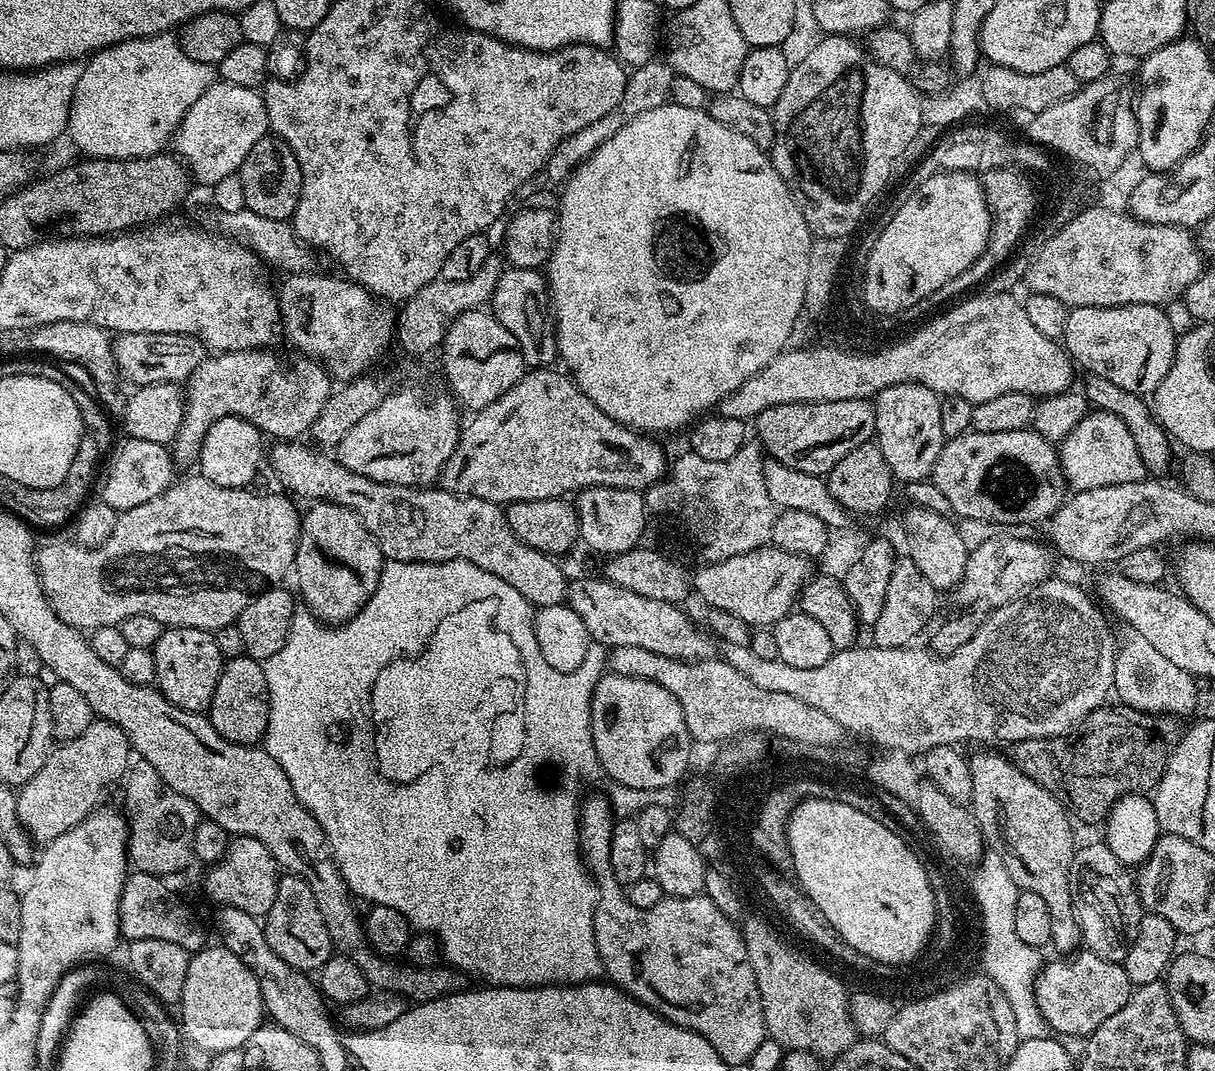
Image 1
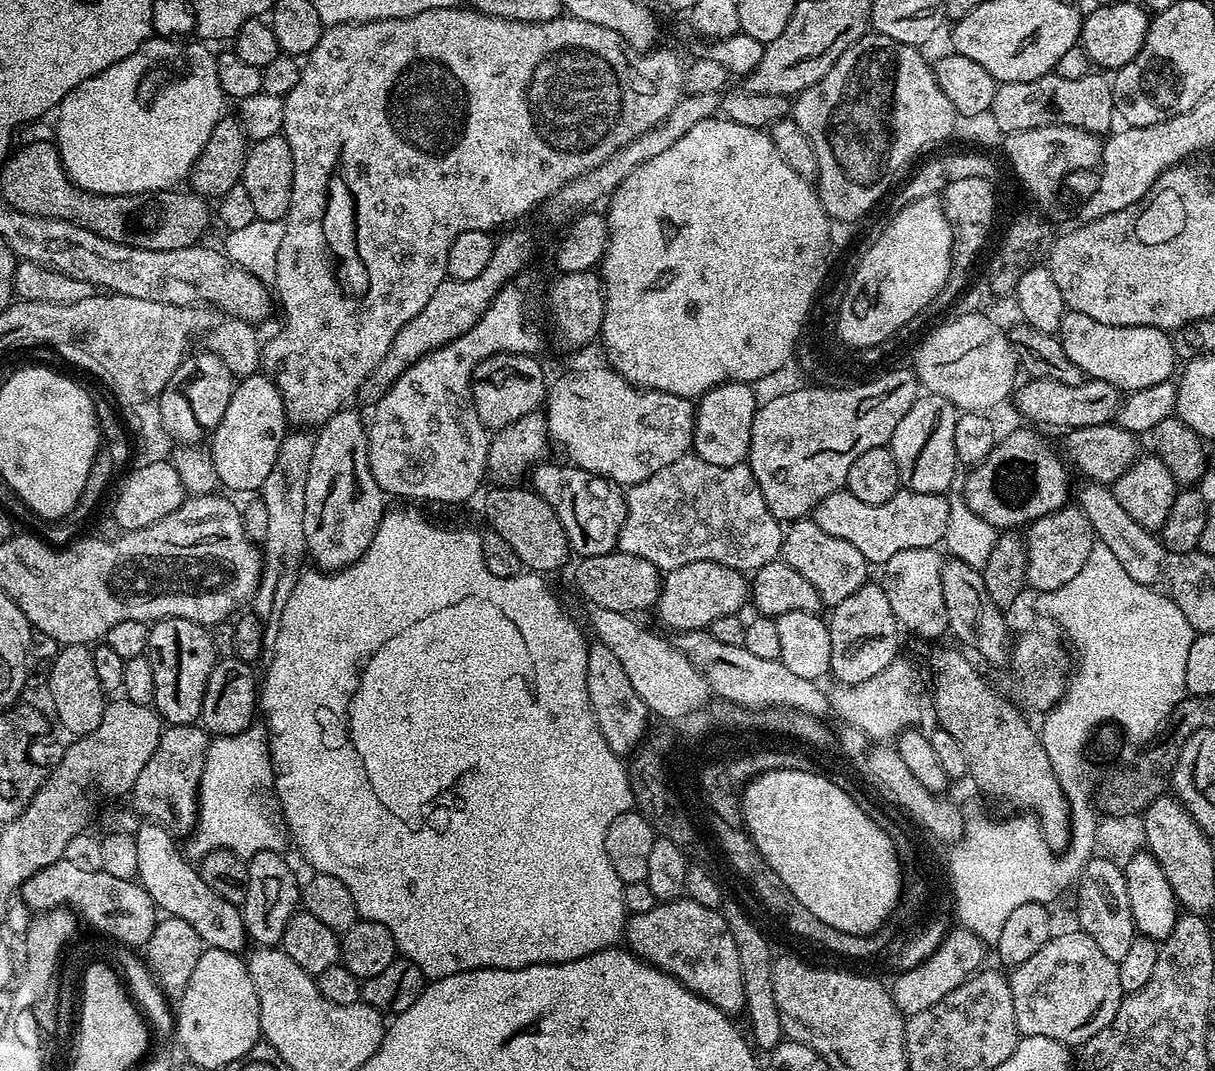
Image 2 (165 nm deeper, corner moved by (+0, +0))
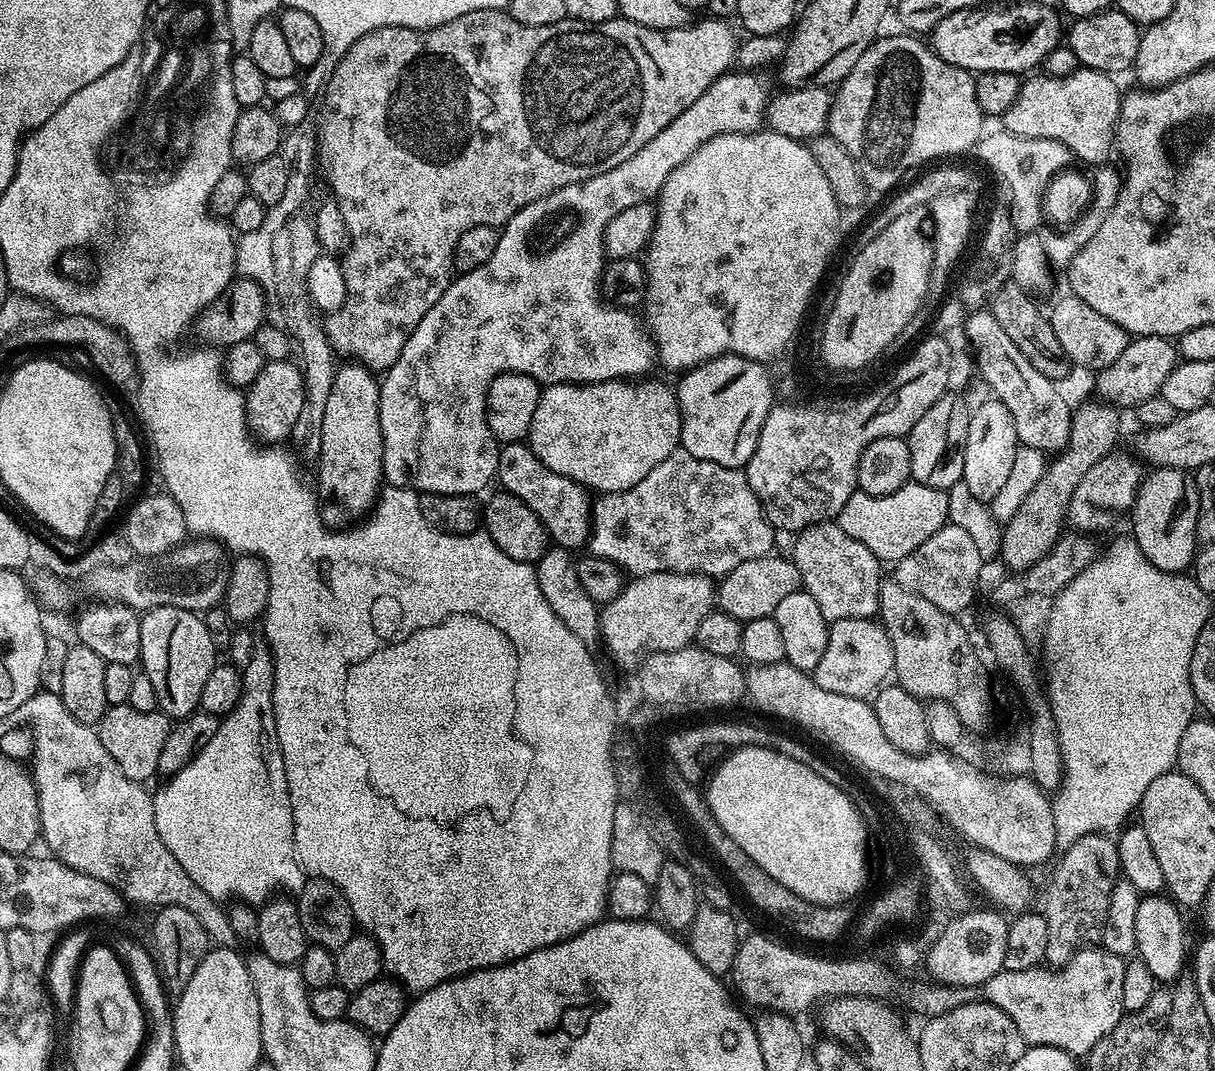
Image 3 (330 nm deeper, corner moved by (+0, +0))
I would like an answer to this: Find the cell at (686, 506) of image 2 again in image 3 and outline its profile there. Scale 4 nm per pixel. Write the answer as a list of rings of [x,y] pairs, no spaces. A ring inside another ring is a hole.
[[[683,450],[672,452],[666,462],[658,462],[638,486],[630,486],[625,492],[597,495],[590,508],[591,555],[601,556],[636,576],[651,572],[698,572],[709,578],[723,578],[734,566],[769,555],[773,551],[772,535],[774,529],[750,486],[747,471],[699,460]]]

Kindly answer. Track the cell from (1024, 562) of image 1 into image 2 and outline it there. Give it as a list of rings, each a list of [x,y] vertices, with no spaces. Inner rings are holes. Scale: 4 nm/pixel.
[[[1065,506],[1059,512],[1051,512],[1039,516],[1026,528],[1027,560],[1025,574],[1027,583],[1041,592],[1058,590],[1058,586],[1066,586],[1078,570],[1090,558],[1090,550],[1094,546],[1094,533],[1088,515],[1079,506]]]

